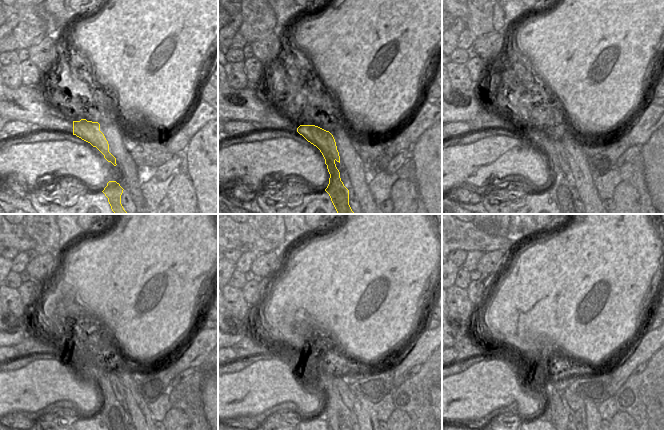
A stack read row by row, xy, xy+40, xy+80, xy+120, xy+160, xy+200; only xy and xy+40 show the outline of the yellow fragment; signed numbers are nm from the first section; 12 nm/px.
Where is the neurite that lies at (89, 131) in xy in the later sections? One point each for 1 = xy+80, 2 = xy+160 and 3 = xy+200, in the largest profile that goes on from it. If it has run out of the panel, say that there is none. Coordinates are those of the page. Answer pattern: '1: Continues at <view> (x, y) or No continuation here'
1: Continues at xy+80 (560, 189)
2: Continues at xy+160 (338, 415)
3: Continues at xy+200 (560, 413).

